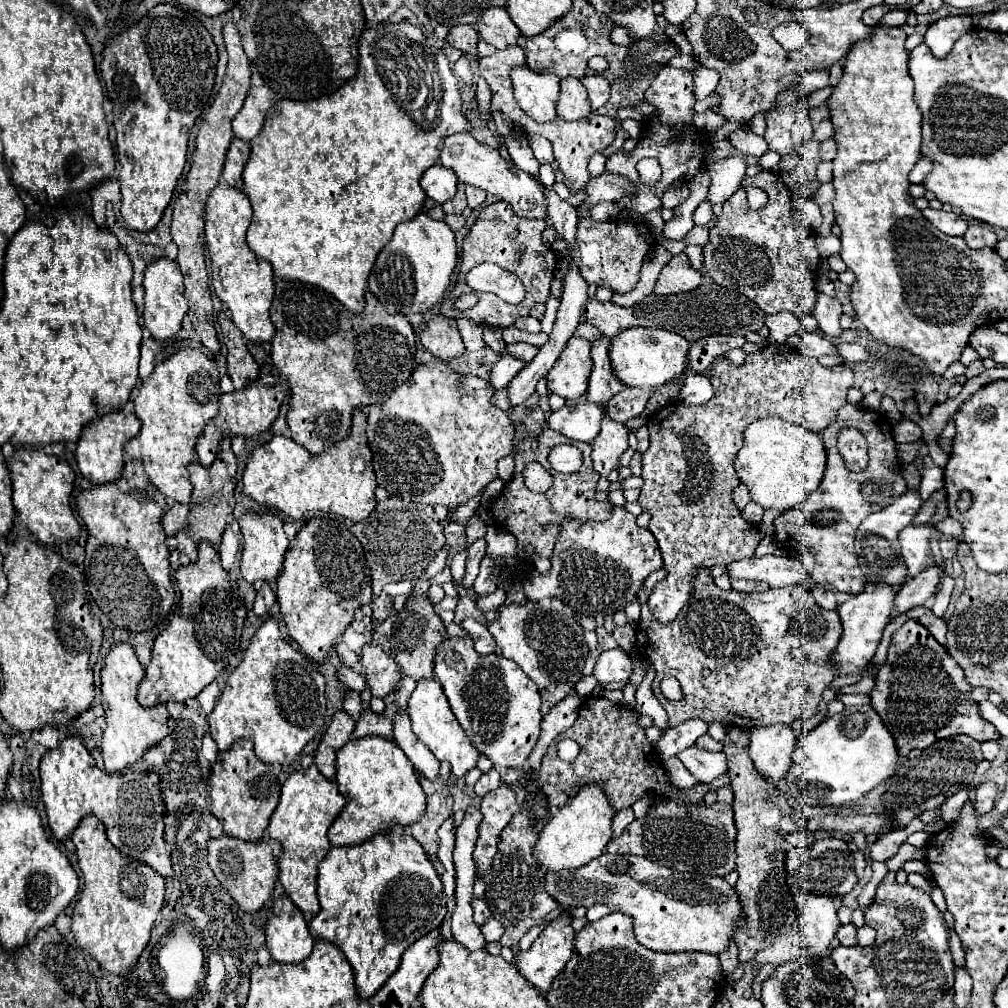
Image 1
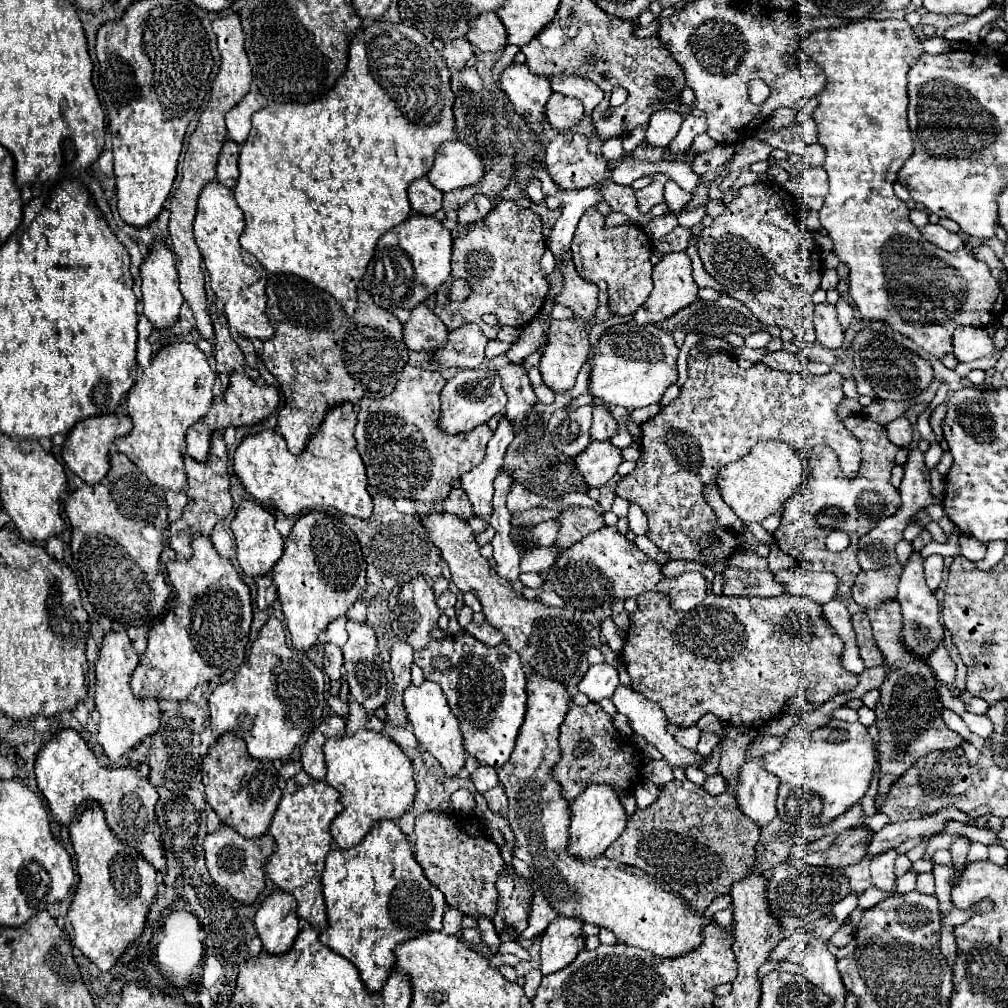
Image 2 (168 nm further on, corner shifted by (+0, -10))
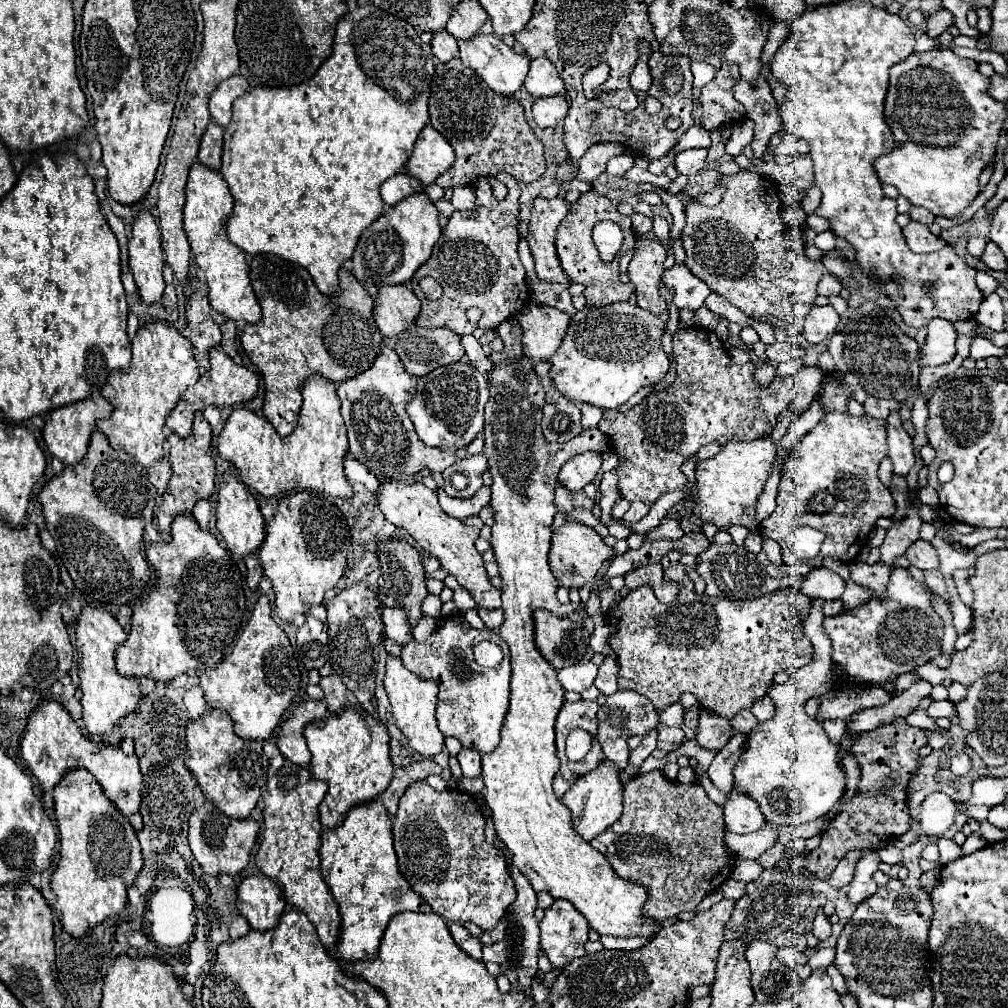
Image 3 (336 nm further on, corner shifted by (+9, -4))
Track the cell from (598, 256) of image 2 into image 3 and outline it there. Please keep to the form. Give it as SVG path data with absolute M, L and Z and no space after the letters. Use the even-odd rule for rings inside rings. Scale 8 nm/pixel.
M584 192L578 198L578 202L574 206L570 206L570 214L562 220L562 224L558 228L558 234L556 234L556 252L558 252L558 258L562 262L562 268L566 270L566 274L570 276L572 282L578 282L578 284L586 286L584 298L586 298L588 306L608 306L608 304L614 304L614 302L622 302L622 300L628 300L634 292L632 284L622 284L620 278L618 278L618 258L634 246L636 236L632 232L630 216L620 216L616 206L618 206L618 202L614 202L606 196L600 196L600 194L594 194L594 192ZM600 220L612 220L626 232L624 246L620 248L618 256L612 262L604 262L600 258L598 248L592 240L592 228Z

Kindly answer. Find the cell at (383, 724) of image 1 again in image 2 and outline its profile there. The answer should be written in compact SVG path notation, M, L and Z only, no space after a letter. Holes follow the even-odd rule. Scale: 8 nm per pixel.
M349 694L347 706L349 706L349 716L345 720L347 722L347 726L345 726L345 732L347 734L353 734L359 728L367 728L367 730L375 730L375 732L381 732L383 730L385 722L379 720L375 714L367 712L361 704L357 704L357 700L351 694Z

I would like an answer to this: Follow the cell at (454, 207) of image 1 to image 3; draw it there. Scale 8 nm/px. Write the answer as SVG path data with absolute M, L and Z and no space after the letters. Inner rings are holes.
M458 56L446 64L436 64L430 96L430 124L442 132L456 152L454 166L436 182L444 190L472 186L498 172L512 174L520 182L532 182L544 174L544 148L528 126L522 106L514 98L490 90L474 70L462 66Z

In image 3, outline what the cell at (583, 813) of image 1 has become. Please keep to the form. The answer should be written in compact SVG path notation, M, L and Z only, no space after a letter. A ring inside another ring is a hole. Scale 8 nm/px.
M604 760L602 766L578 778L576 784L562 796L562 802L572 812L574 830L588 842L598 834L606 832L606 828L622 816L622 784L618 780L618 774L618 768L610 760Z

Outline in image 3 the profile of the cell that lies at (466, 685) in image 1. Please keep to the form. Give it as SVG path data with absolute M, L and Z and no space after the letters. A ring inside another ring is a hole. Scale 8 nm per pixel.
M448 618L448 620L444 620L444 624L440 628L436 628L436 632L428 640L424 640L424 642L410 640L408 644L404 644L402 646L402 662L414 674L436 680L436 684L440 688L438 706L436 706L438 714L436 716L438 716L438 728L440 728L440 732L444 736L454 736L454 738L458 738L462 742L464 748L478 750L480 754L492 752L498 746L500 728L502 728L502 722L506 718L508 704L510 704L510 674L512 674L512 668L510 668L508 644L496 632L490 632L486 628L484 630L476 630L462 618ZM482 640L492 640L504 650L504 660L496 668L482 668L480 664L476 664L472 650Z

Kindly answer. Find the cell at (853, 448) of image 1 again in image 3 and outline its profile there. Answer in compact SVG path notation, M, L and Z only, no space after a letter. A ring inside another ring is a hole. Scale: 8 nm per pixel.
M692 326L682 328L674 334L674 358L676 358L676 380L658 394L650 394L640 404L636 404L628 412L620 410L604 410L598 428L604 434L610 434L612 448L618 456L624 456L628 462L618 470L618 492L628 502L644 502L652 506L662 494L670 490L686 490L686 474L680 470L682 464L692 458L704 444L718 442L720 446L728 442L750 442L756 438L764 438L770 434L782 418L784 410L794 404L794 414L802 414L810 408L810 404L818 398L824 382L824 372L816 366L800 368L800 374L794 376L774 376L774 380L766 386L754 380L756 366L754 362L748 364L734 364L728 356L728 350L718 340L718 336L706 328Z

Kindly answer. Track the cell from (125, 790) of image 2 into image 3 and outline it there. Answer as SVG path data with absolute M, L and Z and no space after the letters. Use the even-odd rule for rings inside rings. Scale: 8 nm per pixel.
M42 702L32 712L26 732L20 742L22 758L28 766L28 770L36 776L42 790L48 792L60 784L66 772L74 768L88 770L98 784L102 786L104 794L110 798L110 802L118 808L118 812L124 818L130 818L140 808L140 792L142 792L142 772L138 766L136 756L126 756L120 748L112 746L98 746L90 742L76 722L70 718L70 714L58 704L58 702Z

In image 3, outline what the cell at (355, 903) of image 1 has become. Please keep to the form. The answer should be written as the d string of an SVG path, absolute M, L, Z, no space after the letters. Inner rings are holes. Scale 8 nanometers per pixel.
M374 800L370 804L354 806L352 812L346 814L346 820L334 828L334 830L324 830L322 832L322 846L320 846L320 872L324 882L328 884L336 904L338 912L342 918L338 942L334 946L334 954L340 960L346 962L360 962L360 960L370 960L376 958L378 954L378 944L382 940L382 934L388 926L388 922L394 918L394 914L400 912L430 912L430 906L412 890L412 886L406 882L398 868L398 858L394 852L394 842L392 842L392 822L386 814L386 808L382 806L380 800Z

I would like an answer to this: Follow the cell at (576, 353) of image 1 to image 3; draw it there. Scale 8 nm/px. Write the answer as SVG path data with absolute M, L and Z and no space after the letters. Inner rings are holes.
M524 306L516 318L524 330L524 356L532 362L550 360L560 348L570 326L570 316L550 306Z

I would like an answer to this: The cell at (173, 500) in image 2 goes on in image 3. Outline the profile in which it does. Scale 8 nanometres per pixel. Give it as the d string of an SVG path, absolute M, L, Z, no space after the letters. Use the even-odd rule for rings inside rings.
M164 456L160 462L156 462L156 464L150 468L150 482L156 486L158 494L164 494L164 492L166 492L166 486L168 486L168 482L170 482L170 476L172 476L172 470L170 470L168 456Z

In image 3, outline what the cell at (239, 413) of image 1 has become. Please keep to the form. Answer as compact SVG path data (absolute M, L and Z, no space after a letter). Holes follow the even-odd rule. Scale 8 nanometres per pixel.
M220 348L210 350L210 372L202 374L200 380L194 384L192 390L186 390L182 402L178 402L176 410L170 412L170 418L166 418L166 426L178 434L180 438L186 438L192 432L192 420L194 420L194 412L204 410L206 406L234 406L234 404L242 404L248 402L256 396L258 392L258 376L254 372L250 372L244 366L238 366L232 358L228 358Z

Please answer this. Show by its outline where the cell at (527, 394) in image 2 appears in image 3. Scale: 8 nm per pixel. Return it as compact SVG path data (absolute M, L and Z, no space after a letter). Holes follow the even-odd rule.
M470 334L470 336L462 336L462 344L466 348L466 356L470 358L470 362L476 366L478 372L486 372L490 374L494 370L494 362L490 360L488 354L484 354L484 350L480 348L480 342Z

